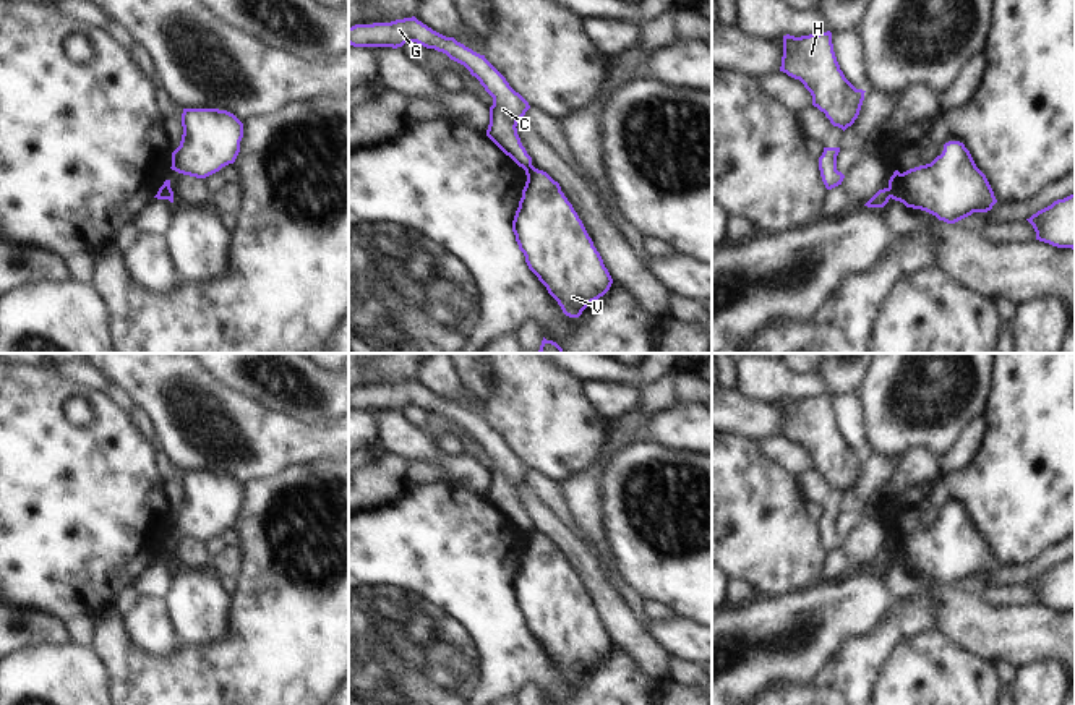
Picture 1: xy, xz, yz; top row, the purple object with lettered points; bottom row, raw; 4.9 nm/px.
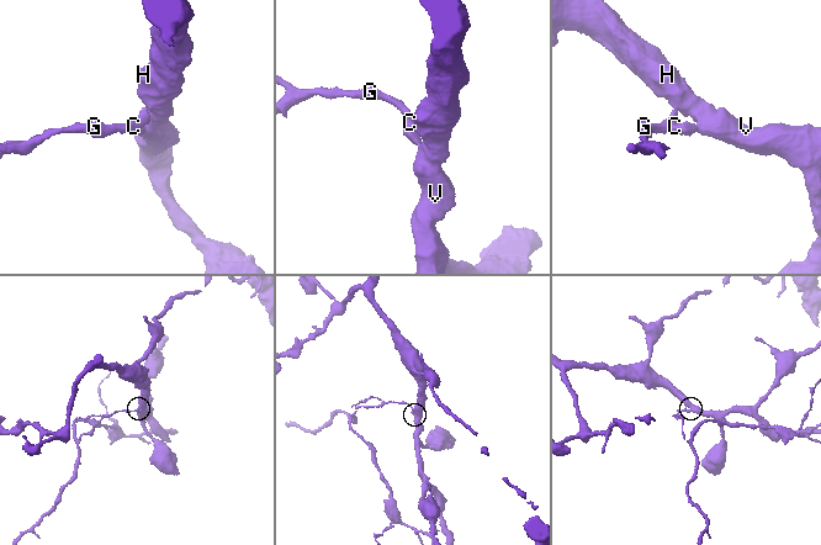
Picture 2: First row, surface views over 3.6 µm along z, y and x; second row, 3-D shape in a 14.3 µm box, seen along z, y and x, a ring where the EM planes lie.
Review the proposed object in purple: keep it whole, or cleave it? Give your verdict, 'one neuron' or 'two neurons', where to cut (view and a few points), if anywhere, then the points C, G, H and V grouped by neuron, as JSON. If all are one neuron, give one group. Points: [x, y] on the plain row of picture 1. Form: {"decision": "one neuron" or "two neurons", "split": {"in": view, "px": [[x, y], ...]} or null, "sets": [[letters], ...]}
{"decision": "two neurons", "split": {"in": "yz", "px": [[887, 551], [890, 559]]}, "sets": [["C", "G"], ["H", "V"]]}

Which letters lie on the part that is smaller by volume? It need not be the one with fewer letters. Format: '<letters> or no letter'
C, G

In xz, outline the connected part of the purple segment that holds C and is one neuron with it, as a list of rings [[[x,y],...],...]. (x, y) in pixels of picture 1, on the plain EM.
[[[415,379],[391,386],[355,387],[349,391],[349,407],[353,410],[397,412],[405,405],[417,405],[426,412],[435,412],[464,428],[493,460],[486,499],[524,533],[533,530],[532,520],[522,509],[516,491],[530,468],[509,449],[506,441],[485,418],[473,415],[454,400],[446,400],[433,394]]]

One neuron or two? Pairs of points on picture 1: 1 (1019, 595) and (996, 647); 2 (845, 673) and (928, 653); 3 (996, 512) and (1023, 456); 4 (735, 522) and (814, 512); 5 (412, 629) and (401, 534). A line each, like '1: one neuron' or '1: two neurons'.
1: two neurons
2: two neurons
3: one neuron
4: two neurons
5: one neuron

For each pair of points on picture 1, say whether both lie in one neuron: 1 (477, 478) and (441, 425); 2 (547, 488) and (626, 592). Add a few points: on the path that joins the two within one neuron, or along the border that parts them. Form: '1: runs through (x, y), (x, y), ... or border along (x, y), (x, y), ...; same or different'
1: border along (422, 430), (435, 444); different
2: runs through (563, 514), (608, 566); same

